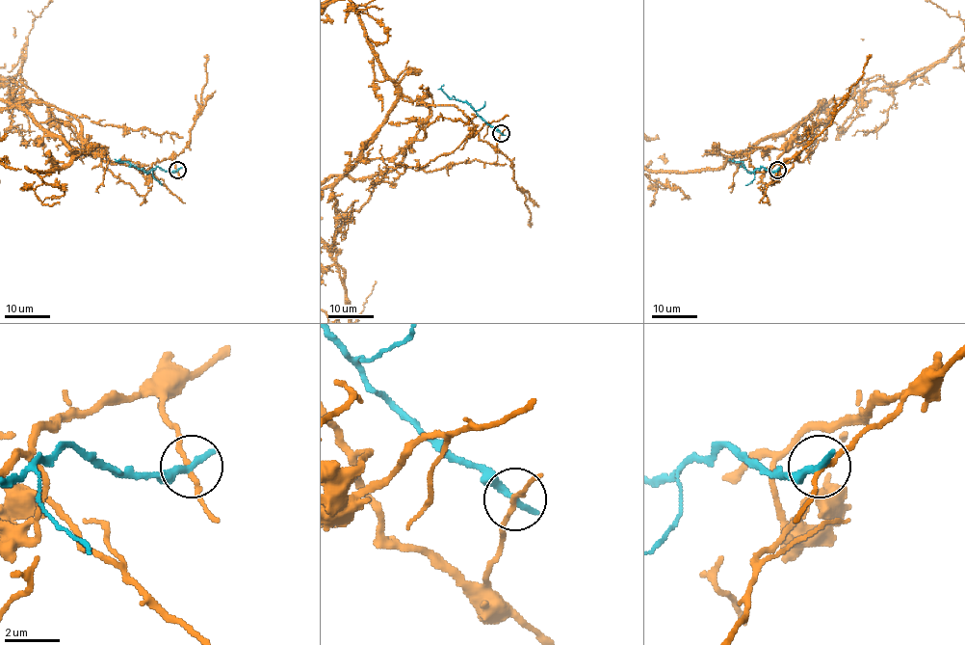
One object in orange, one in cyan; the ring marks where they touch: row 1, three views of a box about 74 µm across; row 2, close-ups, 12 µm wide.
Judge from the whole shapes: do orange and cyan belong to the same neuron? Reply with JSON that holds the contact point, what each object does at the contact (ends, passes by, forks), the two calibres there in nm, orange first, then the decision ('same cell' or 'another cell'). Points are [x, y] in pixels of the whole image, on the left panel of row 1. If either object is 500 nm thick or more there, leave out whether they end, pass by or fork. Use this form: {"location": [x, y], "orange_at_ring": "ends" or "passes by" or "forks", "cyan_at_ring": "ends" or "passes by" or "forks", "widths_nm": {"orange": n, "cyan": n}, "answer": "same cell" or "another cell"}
{"location": [177, 170], "orange_at_ring": "passes by", "cyan_at_ring": "ends", "widths_nm": {"orange": 150, "cyan": 320}, "answer": "another cell"}

